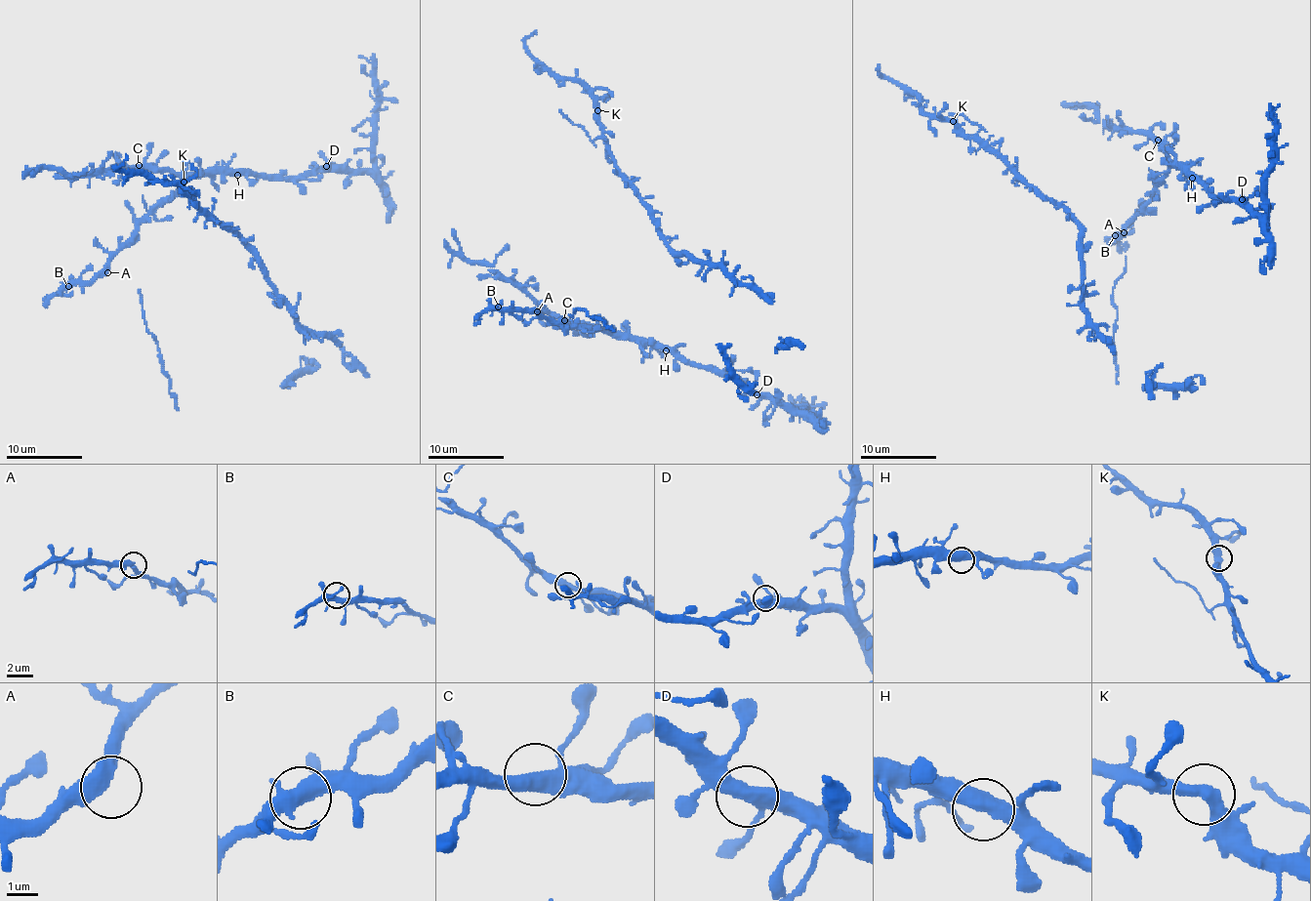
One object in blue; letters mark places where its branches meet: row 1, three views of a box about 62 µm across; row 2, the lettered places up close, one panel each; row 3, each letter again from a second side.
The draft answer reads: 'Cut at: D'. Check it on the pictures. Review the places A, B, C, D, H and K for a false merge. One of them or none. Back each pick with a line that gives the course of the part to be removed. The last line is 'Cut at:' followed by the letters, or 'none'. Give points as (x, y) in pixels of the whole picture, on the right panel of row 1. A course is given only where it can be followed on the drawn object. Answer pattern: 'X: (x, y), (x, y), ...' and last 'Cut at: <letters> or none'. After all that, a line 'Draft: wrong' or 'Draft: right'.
Cut at: none
Draft: wrong

